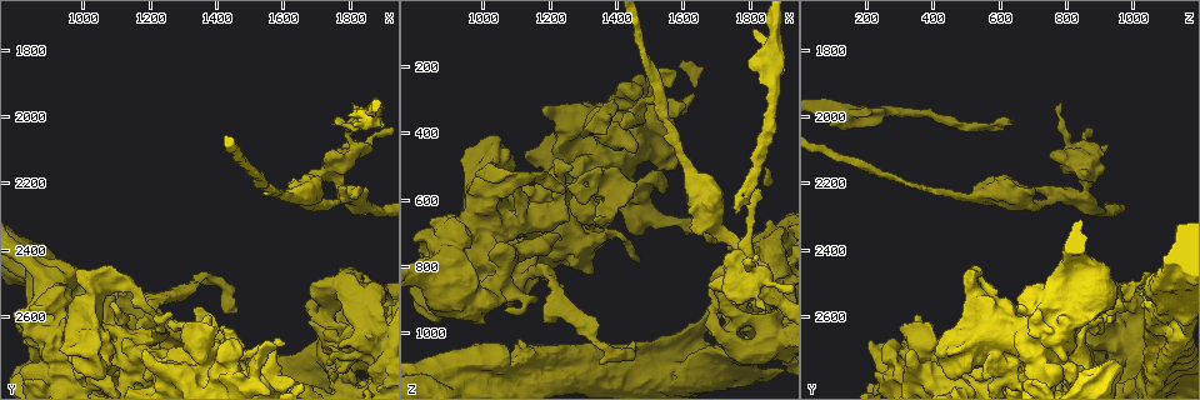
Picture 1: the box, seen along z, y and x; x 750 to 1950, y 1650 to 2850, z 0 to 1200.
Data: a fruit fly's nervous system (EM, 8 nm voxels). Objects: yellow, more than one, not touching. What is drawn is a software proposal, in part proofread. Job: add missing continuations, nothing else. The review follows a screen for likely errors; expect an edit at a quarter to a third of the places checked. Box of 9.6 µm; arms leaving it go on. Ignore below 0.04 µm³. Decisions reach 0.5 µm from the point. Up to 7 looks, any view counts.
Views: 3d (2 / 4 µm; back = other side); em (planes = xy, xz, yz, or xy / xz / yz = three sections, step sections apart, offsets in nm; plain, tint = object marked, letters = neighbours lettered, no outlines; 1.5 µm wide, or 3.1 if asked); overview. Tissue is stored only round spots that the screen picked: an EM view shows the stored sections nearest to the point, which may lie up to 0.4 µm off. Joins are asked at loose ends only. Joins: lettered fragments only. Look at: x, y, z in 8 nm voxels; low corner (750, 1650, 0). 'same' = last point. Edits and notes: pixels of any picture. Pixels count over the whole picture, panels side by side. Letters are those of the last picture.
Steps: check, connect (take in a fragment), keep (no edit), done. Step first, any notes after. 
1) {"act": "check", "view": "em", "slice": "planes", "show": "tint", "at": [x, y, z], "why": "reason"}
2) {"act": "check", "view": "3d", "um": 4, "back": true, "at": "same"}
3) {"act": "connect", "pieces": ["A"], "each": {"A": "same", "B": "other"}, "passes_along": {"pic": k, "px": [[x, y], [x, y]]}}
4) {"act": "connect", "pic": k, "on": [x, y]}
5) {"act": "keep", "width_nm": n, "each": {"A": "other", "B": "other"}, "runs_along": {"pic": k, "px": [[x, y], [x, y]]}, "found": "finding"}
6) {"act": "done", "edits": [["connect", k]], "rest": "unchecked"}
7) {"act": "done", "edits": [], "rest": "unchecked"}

{"act": "check", "view": "3d", "um": 2, "at": [1640, 2790, 290], "why": "thick end"}

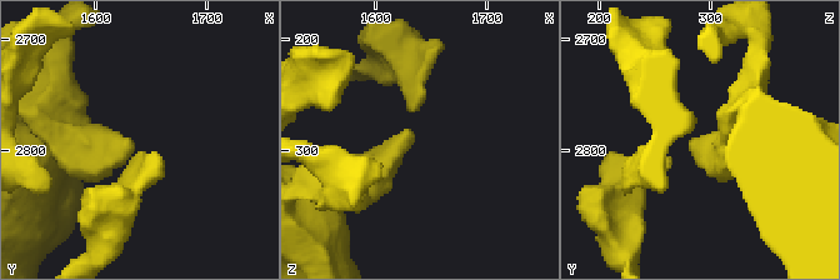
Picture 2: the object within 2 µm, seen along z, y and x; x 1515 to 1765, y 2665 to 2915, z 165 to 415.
{"act": "check", "view": "em", "slice": "xy", "step": 8, "show": "letters", "at": [1636, 2790, 284], "why": "now the EM"}

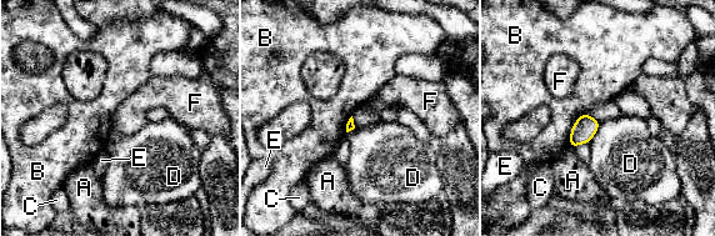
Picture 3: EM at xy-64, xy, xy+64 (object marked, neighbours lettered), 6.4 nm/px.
{"act": "check", "view": "em", "slice": "planes", "show": "letters", "at": "same", "why": "another direction"}

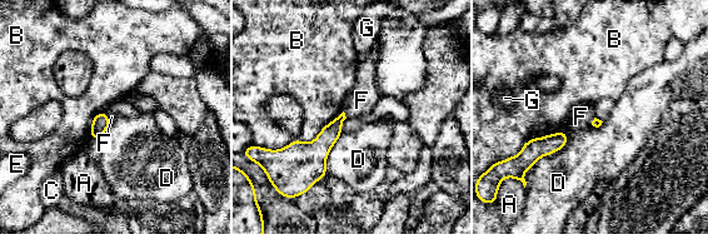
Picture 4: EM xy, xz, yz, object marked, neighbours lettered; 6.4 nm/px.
{"act": "keep", "longest_contact_nm": ["B", 550], "each": {"A": "other", "B": "other", "C": "other", "D": "other", "E": "other", "F": "other", "G": "other"}, "found": "no lettered fragment goes on from it"}

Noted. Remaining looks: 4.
{"act": "check", "view": "3d", "um": 4, "at": [1310, 2610, 510], "why": "free end"}

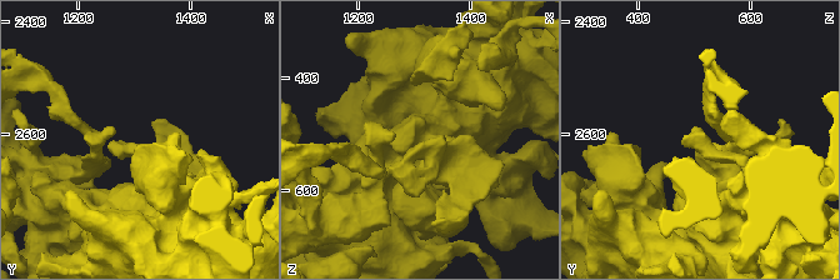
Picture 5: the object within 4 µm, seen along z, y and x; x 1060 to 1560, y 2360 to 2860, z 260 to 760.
{"act": "check", "view": "em", "slice": "planes", "show": "letters", "at": "same", "why": "now the EM"}

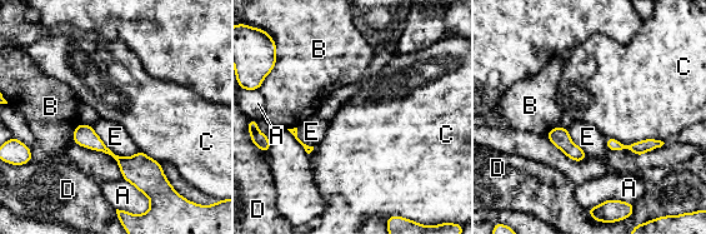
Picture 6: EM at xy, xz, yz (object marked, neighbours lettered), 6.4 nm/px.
{"act": "keep", "longest_contact_nm": ["D", 400], "each": {"A": "other", "B": "other", "C": "other", "D": "other", "E": "other"}, "border": {"pic": 6, "px": [[271, 36], [275, 66], [266, 76]]}, "found": "none of them fits"}

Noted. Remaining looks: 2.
{"act": "check", "view": "em", "slice": "planes", "show": "tint", "at": [1810, 1960, 790], "why": "thin end"}

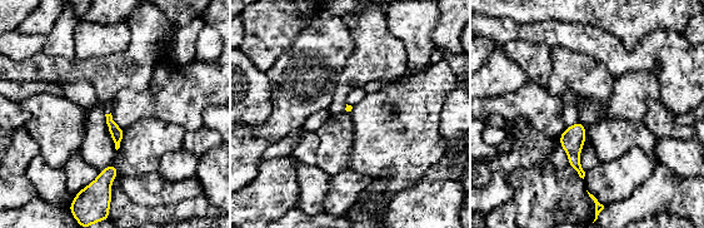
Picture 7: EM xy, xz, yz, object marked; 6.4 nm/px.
{"act": "check", "view": "em", "slice": "planes", "show": "letters", "at": "same"}

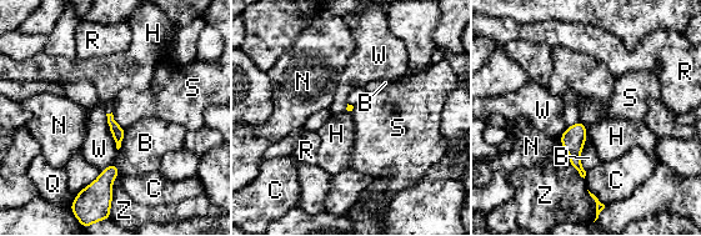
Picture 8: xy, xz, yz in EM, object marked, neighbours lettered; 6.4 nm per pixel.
{"act": "keep", "longest_contact_nm": ["Z", 200], "each": {"B": "other", "C": "other", "H": "other", "N": "other", "Q": "other", "R": "other", "S": "other", "W": "other", "Z": "other"}, "border": {"pic": 8, "px": [[585, 126], [587, 136]]}, "found": "none of them fits"}

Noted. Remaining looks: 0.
{"act": "done", "edits": [], "rest": "unchecked"}

